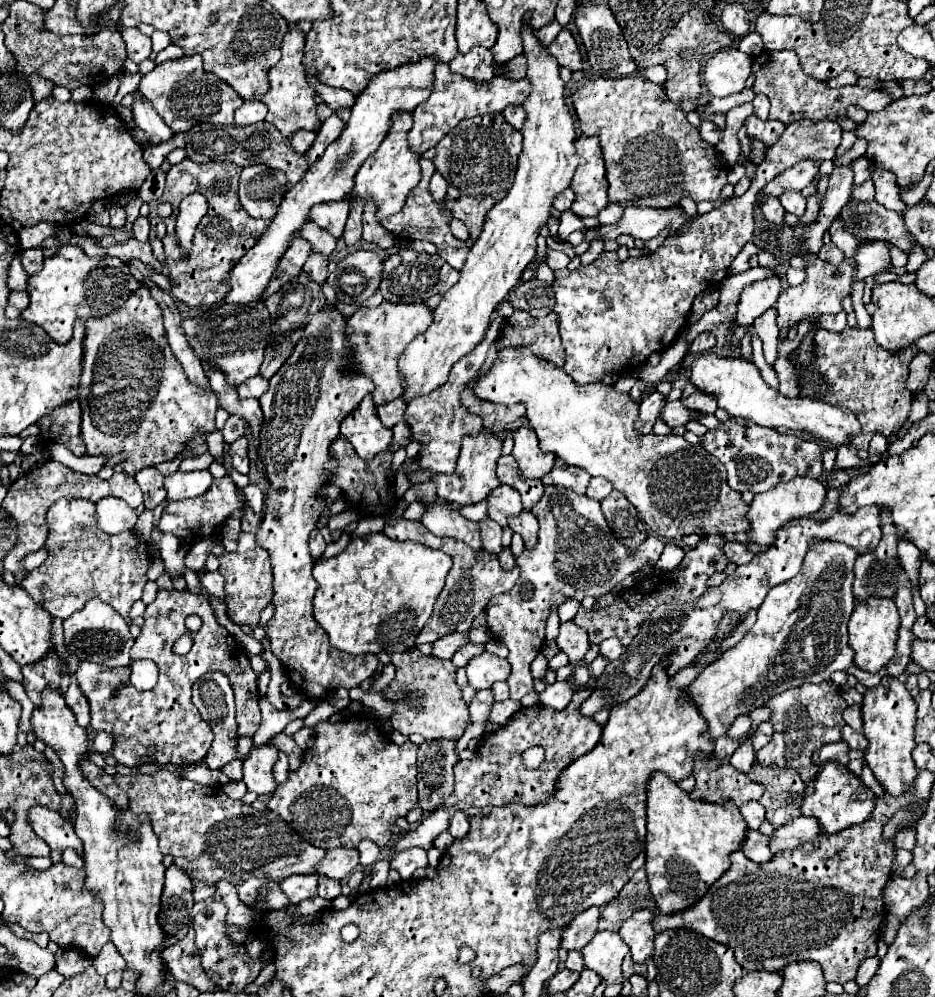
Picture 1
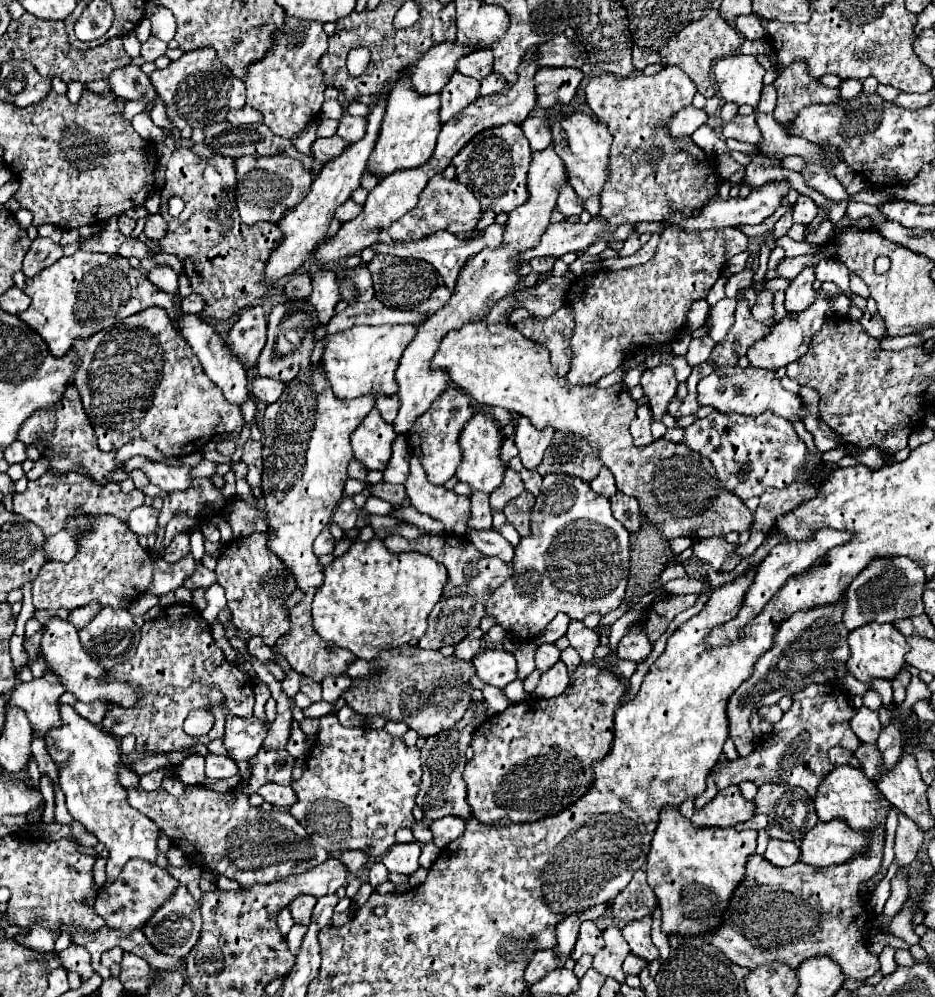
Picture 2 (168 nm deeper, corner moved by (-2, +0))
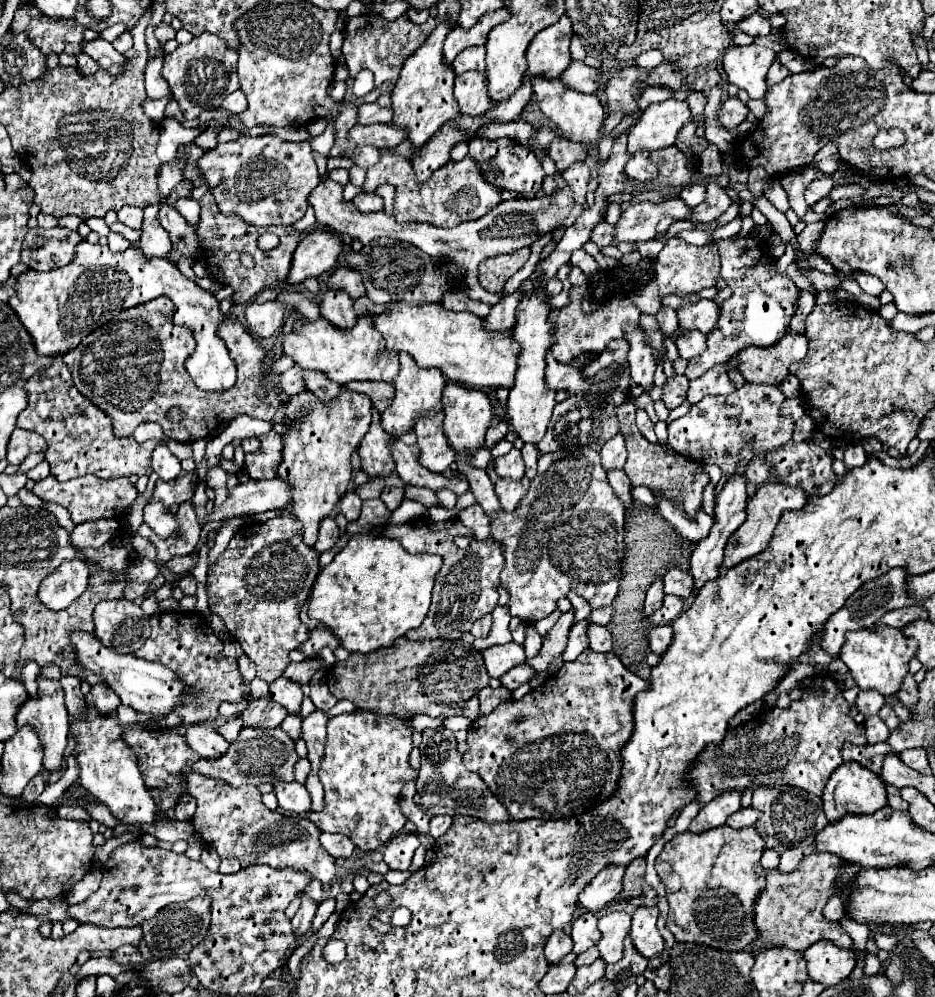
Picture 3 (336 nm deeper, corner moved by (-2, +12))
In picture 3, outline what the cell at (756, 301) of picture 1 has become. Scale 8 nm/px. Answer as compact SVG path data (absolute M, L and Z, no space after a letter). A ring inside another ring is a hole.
M698 300L696 304L686 304L676 310L680 330L700 330L710 332L720 318L720 310L712 300Z

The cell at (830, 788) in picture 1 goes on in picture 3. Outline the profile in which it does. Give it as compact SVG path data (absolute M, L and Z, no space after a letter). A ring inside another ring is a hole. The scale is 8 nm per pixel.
M844 762L842 766L838 766L834 770L834 774L830 776L830 780L824 788L824 794L822 794L822 808L830 822L838 822L846 814L856 814L856 816L874 814L876 810L884 808L886 804L888 804L886 784L880 780L880 776L862 768L858 762Z

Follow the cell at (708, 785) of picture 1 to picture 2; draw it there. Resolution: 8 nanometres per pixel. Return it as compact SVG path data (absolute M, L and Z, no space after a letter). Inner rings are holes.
M728 786L720 790L714 800L704 804L694 812L692 824L698 826L736 826L738 822L750 820L754 816L754 800L746 800L738 786Z

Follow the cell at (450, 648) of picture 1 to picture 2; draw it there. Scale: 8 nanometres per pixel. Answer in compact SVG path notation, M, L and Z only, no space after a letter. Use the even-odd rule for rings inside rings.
M476 628L474 632L470 632L464 640L460 640L460 642L454 646L454 656L456 656L456 658L462 658L462 660L472 660L472 658L478 654L482 634L484 634L484 632L482 632L480 628Z

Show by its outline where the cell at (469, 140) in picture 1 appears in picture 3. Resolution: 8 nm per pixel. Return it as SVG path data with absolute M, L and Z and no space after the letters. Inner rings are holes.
M470 140L470 156L478 162L482 168L486 180L490 184L498 184L504 190L516 190L516 192L526 192L526 194L536 194L542 186L542 164L536 158L536 154L520 144L512 144L512 140Z

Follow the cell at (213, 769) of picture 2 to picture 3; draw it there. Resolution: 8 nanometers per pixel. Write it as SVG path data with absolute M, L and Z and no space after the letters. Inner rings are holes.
M214 722L194 724L194 726L186 728L184 740L196 754L206 756L206 758L218 758L228 750L230 744L220 736L220 732L216 728L218 726Z

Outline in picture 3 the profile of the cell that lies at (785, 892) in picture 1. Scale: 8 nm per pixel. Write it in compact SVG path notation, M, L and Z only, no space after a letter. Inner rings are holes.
M812 854L808 856L794 872L784 874L778 870L766 870L766 892L762 892L762 898L758 898L756 904L756 924L758 924L758 940L750 946L752 950L762 948L790 948L804 952L808 946L818 942L820 938L832 940L834 944L842 948L852 948L850 936L842 930L842 926L830 924L822 916L822 908L830 900L830 896L836 894L836 876L842 876L842 880L852 880L856 872L860 870L858 864L848 864L836 854Z

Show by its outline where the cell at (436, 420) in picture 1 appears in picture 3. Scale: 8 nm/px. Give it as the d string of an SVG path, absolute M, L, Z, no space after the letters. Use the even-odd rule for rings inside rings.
M444 412L434 418L422 418L416 422L416 436L420 446L420 464L430 472L444 472L454 462L456 452L450 448L442 430Z

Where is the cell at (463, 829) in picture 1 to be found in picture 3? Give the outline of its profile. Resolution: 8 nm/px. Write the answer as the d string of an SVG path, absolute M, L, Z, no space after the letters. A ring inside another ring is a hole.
M432 816L430 820L430 836L432 838L440 838L452 824L450 816Z

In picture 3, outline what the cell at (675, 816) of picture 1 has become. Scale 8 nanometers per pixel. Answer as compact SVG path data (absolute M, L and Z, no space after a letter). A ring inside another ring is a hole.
M724 824L702 834L684 832L674 836L674 840L664 846L656 858L656 872L666 886L666 898L670 902L670 918L666 920L666 926L678 942L704 944L724 952L748 950L748 946L758 938L758 928L754 924L754 902L766 888L766 870L760 866L762 854L764 840L758 836L754 826L734 830Z

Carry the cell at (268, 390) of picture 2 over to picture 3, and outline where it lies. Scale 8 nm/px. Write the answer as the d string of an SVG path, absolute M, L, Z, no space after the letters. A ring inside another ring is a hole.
M292 366L288 372L280 374L278 382L280 382L282 392L288 394L288 396L294 396L298 392L306 392L308 390L306 382L304 382L304 376L302 376L302 368L298 368L298 366Z

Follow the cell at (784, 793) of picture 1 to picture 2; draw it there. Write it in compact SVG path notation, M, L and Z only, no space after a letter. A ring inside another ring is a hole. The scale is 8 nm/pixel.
M762 784L758 786L758 794L754 798L756 802L756 814L766 814L768 816L768 836L770 838L778 838L778 840L790 840L796 842L802 840L802 836L814 828L814 824L818 822L816 810L814 810L814 802L808 796L806 790L796 788L796 786L788 786L788 784Z

